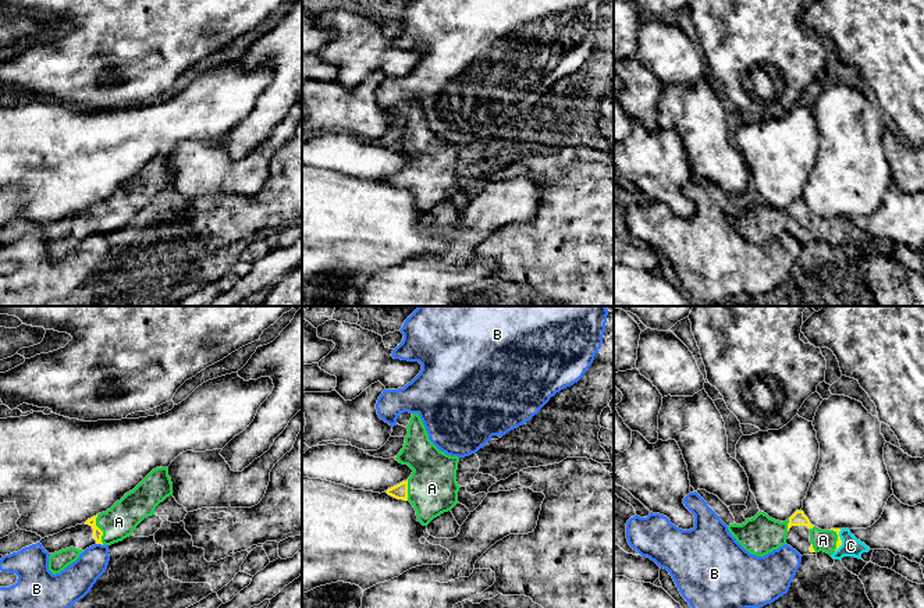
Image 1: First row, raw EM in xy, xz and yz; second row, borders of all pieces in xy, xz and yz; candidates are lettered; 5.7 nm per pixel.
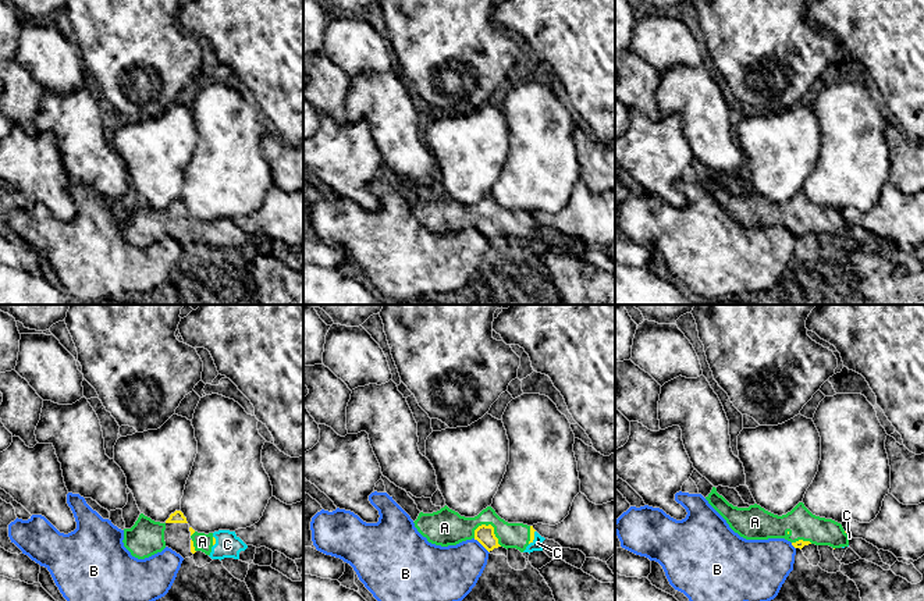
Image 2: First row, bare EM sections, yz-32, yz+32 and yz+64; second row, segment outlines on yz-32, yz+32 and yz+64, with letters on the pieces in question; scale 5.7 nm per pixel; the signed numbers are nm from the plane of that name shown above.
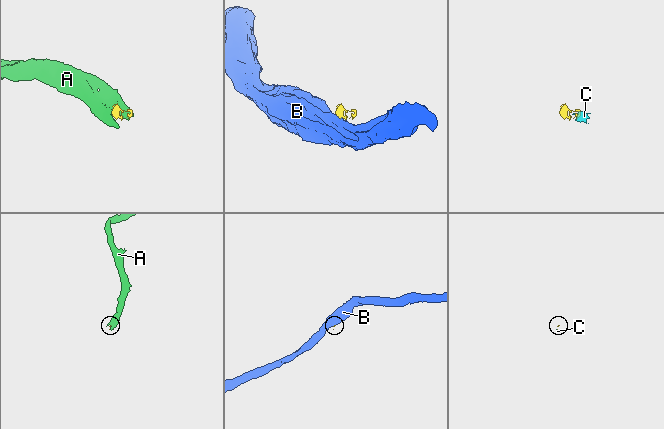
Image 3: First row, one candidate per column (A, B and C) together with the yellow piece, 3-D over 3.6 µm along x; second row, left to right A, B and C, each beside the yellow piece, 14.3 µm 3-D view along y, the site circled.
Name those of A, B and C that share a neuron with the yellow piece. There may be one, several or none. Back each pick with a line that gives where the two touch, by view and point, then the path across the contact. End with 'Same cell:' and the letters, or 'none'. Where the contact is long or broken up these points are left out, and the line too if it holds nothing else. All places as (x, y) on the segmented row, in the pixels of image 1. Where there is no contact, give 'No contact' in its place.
A: Touches yellow at xy (99, 529)
C: Touches yellow at yz (841, 540)
Same cell: A, C

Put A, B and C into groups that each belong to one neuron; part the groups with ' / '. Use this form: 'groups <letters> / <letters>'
groups A C / B

